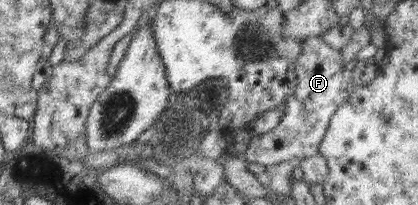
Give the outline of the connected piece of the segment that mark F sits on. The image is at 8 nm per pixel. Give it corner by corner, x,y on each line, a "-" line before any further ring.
321,36
308,37
303,53
295,63
296,86
283,103
285,115
275,129
253,136
243,155
251,163
277,165
290,159
307,159
318,154
331,117
348,98
349,83
345,79
342,52
331,48

